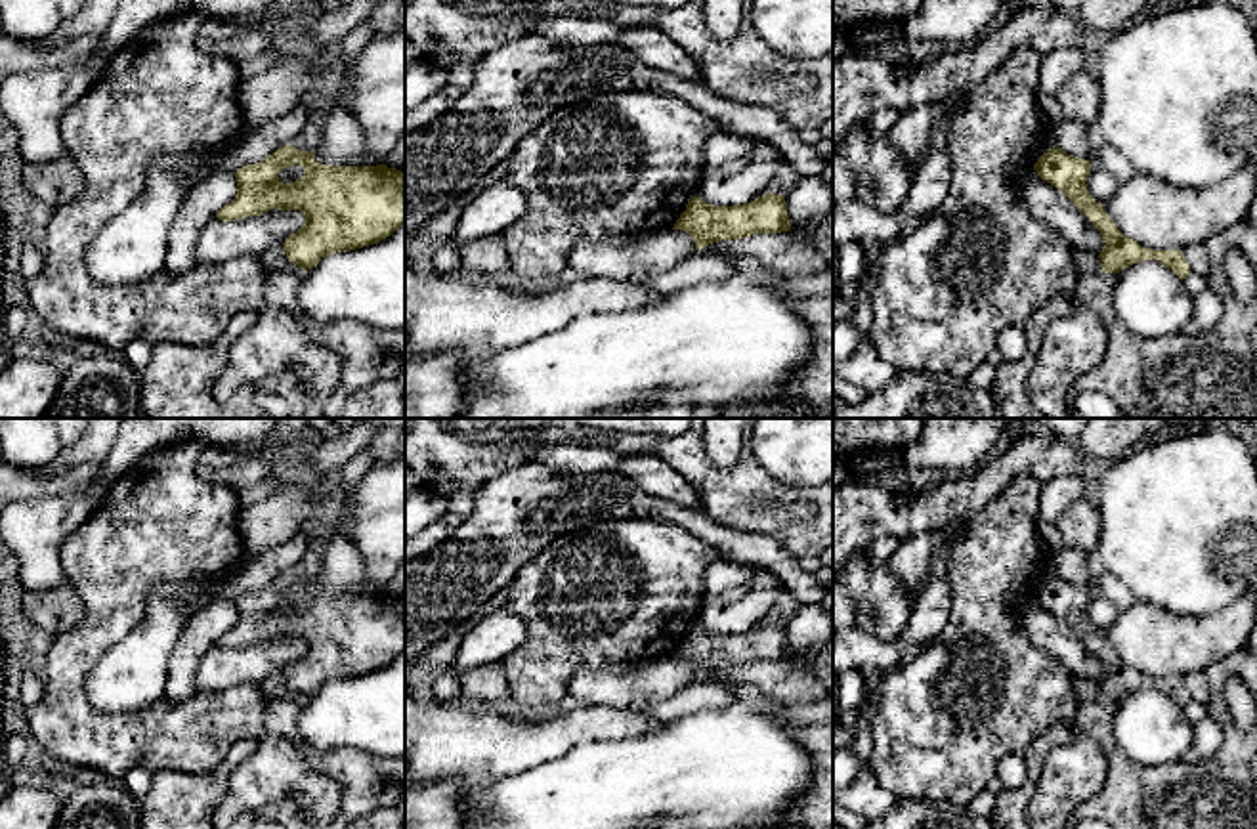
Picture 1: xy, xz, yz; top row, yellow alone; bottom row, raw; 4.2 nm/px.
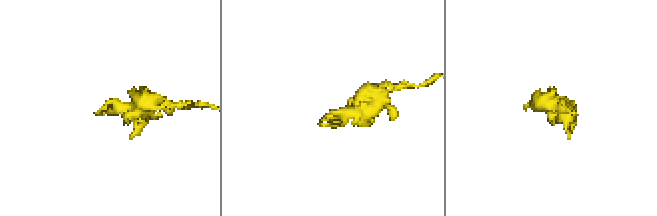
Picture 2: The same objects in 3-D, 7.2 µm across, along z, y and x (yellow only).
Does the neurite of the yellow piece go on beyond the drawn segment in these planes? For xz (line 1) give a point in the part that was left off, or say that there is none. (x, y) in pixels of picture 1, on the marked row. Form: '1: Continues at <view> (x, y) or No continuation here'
1: No continuation here

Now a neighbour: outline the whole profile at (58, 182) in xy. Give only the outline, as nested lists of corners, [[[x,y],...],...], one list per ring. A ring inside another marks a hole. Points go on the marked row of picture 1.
[[[67,151],[50,162],[27,160],[21,178],[25,189],[53,210],[76,201],[84,191],[78,164]]]

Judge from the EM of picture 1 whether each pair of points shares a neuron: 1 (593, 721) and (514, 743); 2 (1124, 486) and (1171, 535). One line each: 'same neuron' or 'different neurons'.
1: same neuron
2: same neuron

